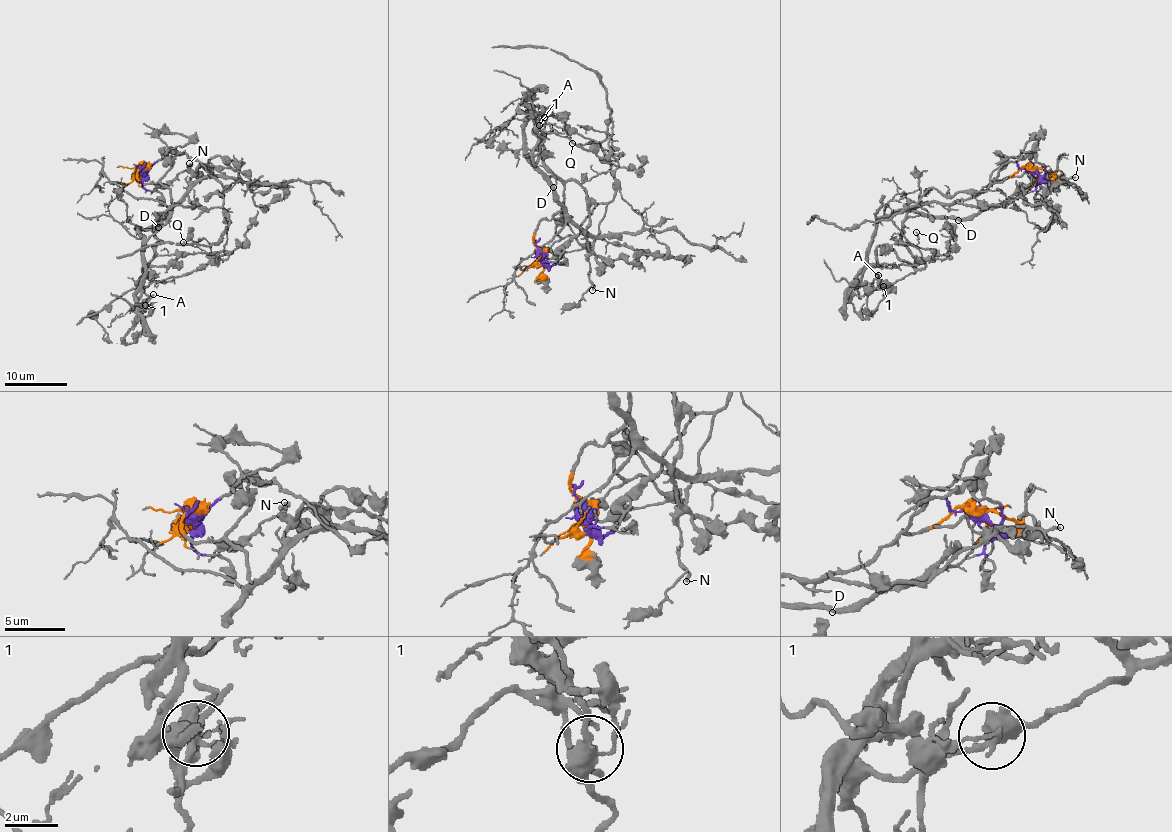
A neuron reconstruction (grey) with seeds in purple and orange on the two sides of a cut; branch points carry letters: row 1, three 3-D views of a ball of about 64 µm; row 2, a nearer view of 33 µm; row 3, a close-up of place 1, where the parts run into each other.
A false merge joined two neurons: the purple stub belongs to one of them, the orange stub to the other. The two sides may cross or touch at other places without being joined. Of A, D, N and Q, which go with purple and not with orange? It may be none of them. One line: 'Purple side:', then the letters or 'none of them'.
Purple side: N, Q

